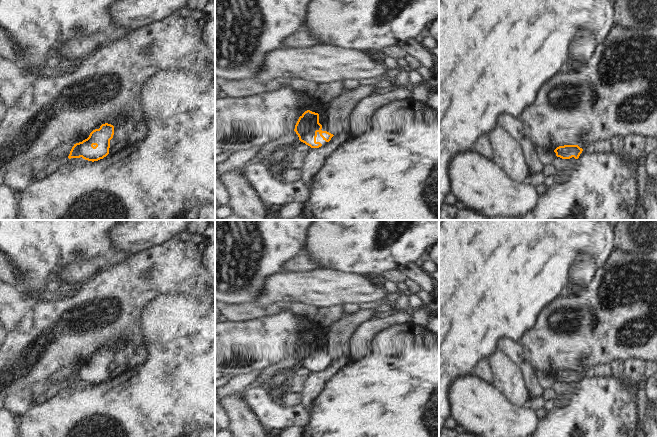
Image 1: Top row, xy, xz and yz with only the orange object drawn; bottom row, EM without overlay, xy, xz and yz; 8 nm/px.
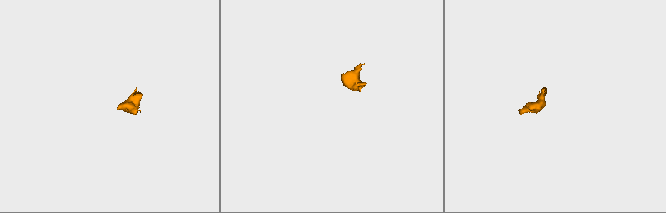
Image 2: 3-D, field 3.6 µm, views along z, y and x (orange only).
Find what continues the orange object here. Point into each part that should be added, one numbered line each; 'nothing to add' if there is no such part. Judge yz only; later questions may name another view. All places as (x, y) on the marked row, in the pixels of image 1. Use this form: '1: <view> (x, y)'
nothing to add

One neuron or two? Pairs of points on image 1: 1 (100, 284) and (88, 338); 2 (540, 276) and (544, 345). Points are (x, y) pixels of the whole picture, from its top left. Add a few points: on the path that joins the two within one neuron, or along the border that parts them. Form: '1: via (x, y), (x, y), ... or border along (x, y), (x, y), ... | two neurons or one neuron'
1: via (118, 296), (124, 310), (114, 324), (106, 327) | one neuron
2: border along (560, 296), (542, 311), (537, 323), (529, 331) | two neurons

